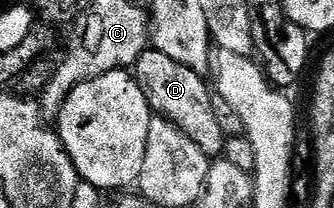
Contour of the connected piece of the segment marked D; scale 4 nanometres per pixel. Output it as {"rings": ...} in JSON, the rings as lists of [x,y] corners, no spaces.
{"rings":[[[156,50],[143,52],[139,61],[134,64],[133,72],[143,88],[143,93],[147,95],[152,113],[171,120],[210,158],[218,157],[224,151],[225,131],[220,113],[211,101],[211,92],[205,82],[207,80],[202,75]]]}

